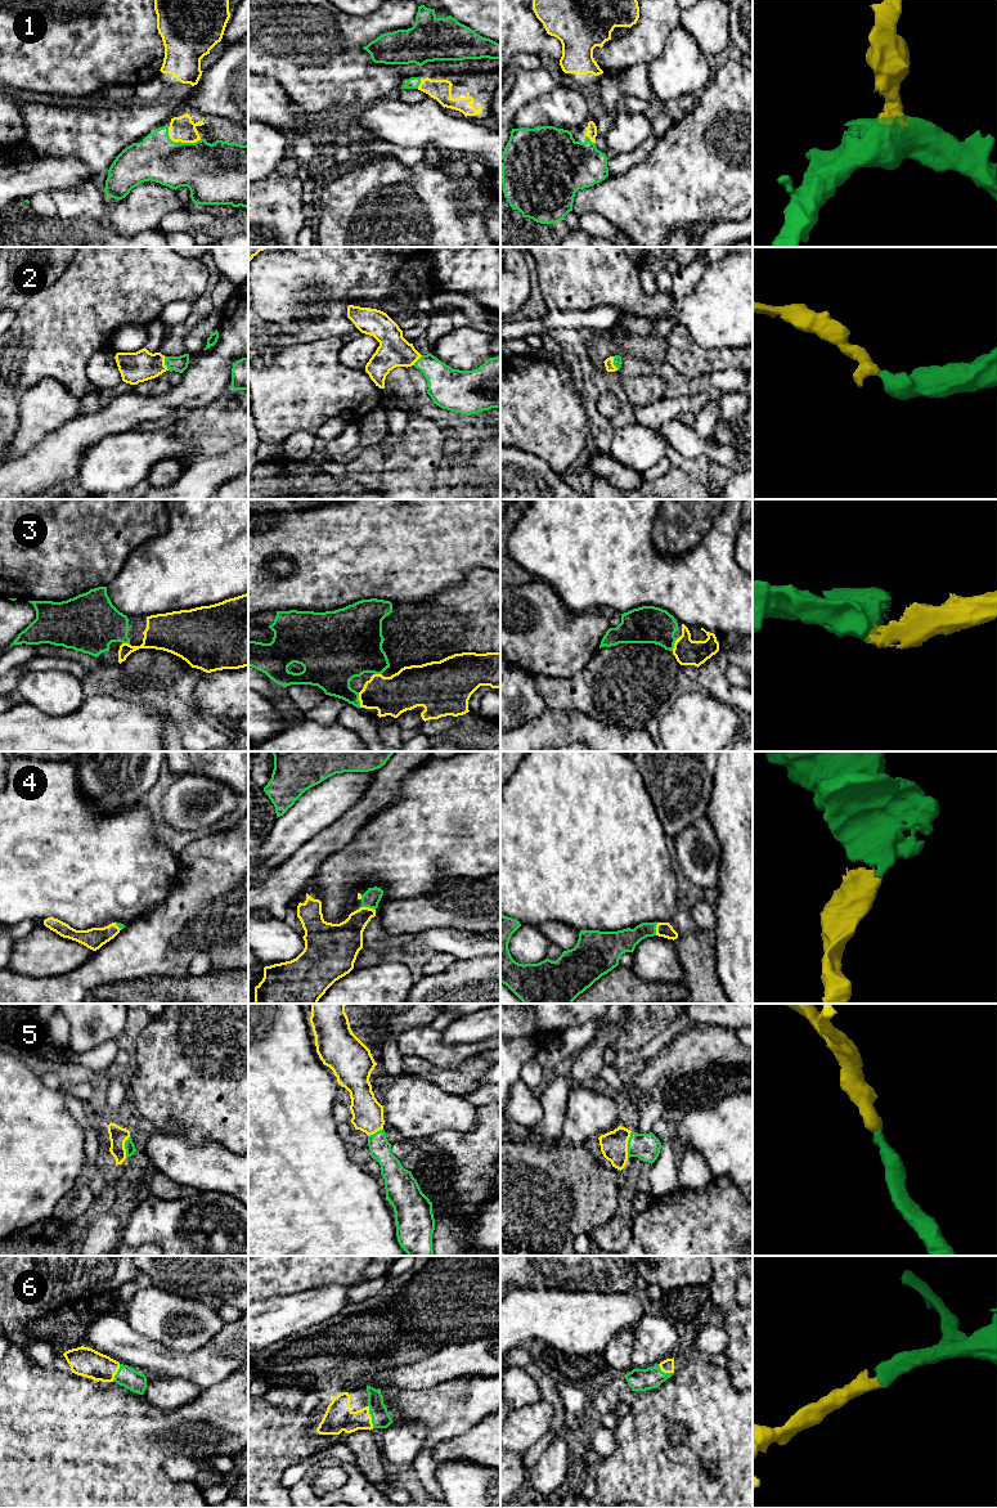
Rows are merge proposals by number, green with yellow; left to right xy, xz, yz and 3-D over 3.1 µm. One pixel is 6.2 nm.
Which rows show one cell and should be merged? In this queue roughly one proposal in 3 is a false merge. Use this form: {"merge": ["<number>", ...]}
{"merge": ["1", "2", "3", "4", "5", "6"]}

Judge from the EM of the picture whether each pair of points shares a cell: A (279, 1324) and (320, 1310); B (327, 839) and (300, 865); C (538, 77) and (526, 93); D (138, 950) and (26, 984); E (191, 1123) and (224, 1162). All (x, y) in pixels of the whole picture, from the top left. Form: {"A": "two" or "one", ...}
{"A": "one", "B": "one", "C": "one", "D": "one", "E": "two"}

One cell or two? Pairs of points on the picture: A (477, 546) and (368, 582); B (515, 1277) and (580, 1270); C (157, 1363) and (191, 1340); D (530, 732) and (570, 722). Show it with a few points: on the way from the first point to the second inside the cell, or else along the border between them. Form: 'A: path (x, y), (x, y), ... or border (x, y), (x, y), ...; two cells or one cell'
A: path (450, 546), (404, 546), (395, 555); one cell
B: path (531, 1270), (564, 1270); one cell
C: border (147, 1338), (184, 1352), (194, 1351), (205, 1345); two cells
D: path (540, 732), (560, 727); one cell

